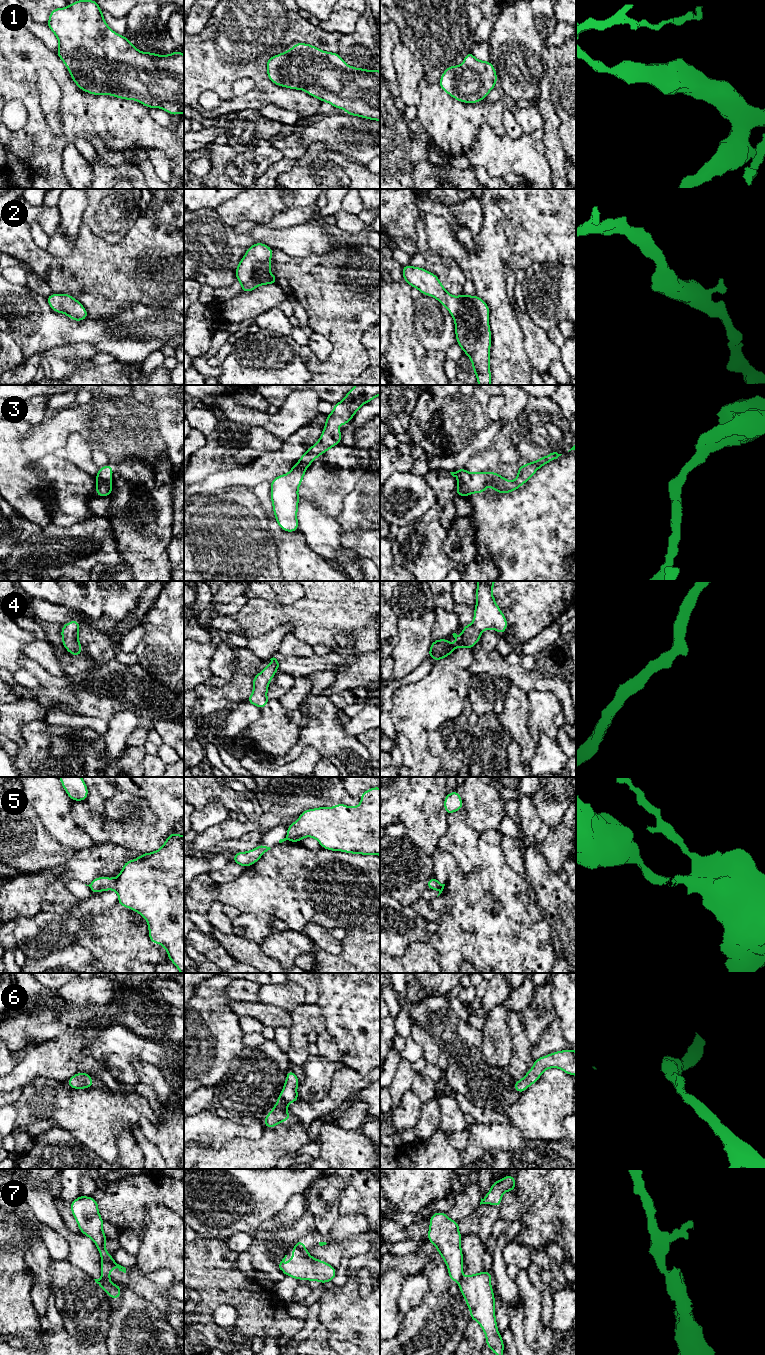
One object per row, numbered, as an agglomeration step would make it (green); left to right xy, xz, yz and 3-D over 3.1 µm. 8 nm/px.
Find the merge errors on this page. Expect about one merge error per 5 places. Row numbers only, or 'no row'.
5, 7

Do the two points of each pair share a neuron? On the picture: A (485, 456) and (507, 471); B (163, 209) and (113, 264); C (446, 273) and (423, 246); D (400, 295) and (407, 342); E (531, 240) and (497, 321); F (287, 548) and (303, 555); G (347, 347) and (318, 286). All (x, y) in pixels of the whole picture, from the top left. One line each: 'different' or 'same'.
A: same
B: same
C: same
D: same
E: same
F: same
G: same

